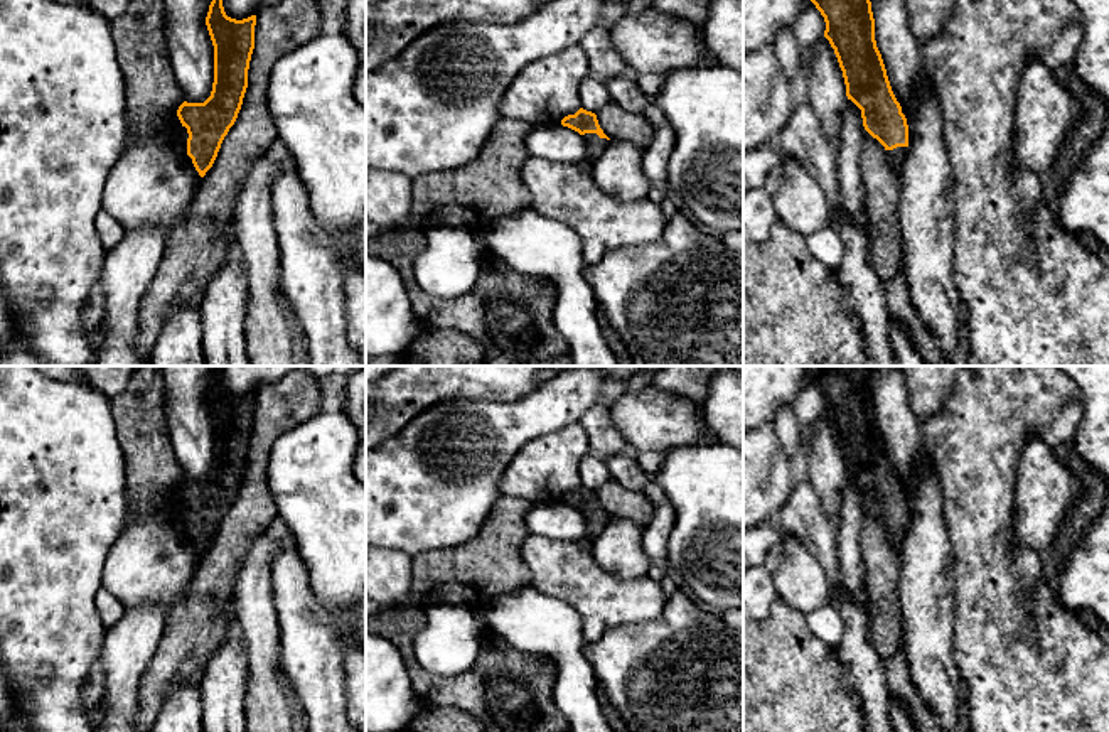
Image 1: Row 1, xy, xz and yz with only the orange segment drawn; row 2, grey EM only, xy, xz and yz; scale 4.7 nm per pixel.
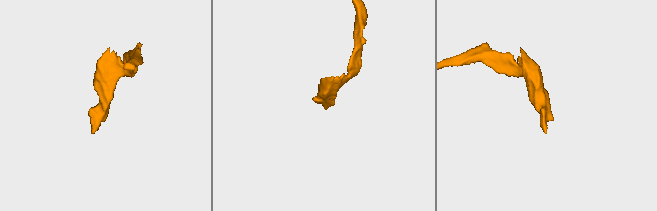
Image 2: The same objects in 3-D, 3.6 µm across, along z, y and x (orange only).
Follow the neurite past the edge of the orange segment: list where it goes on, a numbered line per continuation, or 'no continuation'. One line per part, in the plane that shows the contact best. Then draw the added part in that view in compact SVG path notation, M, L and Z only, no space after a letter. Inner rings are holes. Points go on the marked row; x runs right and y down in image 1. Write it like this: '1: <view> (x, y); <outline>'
1: xz (595, 145); M585 133L581 135L587 145L587 157L585 157L585 167L590 167L610 145L612 140L600 138L597 133Z

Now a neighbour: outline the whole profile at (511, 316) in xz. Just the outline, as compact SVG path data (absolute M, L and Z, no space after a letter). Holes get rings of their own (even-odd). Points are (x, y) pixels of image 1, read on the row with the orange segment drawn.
M418 229L379 231L366 238L366 255L391 263L401 273L413 310L425 326L450 327L472 337L484 347L485 366L511 366L568 356L568 342L554 326L558 290L549 280L522 275L487 253L470 292L457 299L438 299L423 292L413 275L413 261L425 248L426 234Z

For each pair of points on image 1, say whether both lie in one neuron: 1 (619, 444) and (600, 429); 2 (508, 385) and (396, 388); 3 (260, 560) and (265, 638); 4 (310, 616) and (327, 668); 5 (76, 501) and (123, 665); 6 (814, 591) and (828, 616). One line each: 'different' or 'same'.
1: same
2: same
3: same
4: same
5: different
6: different

